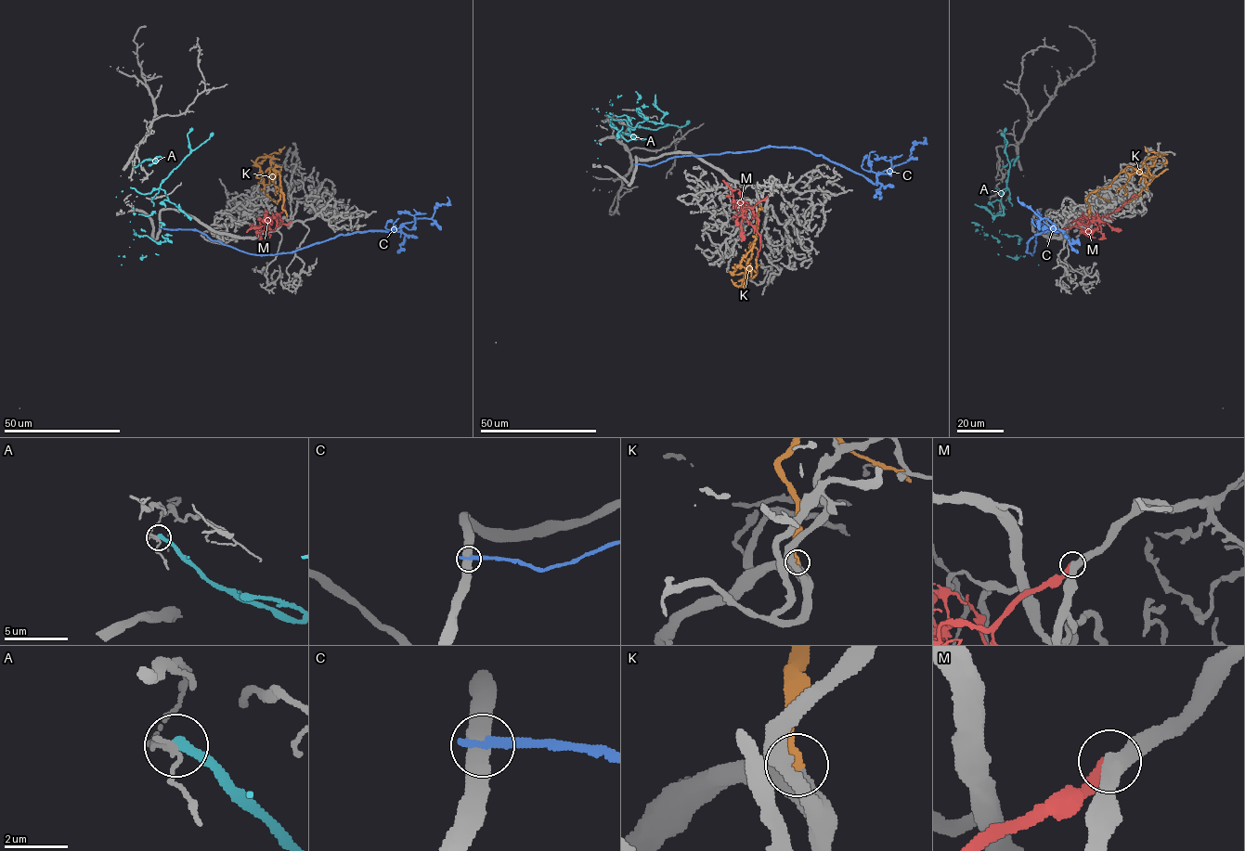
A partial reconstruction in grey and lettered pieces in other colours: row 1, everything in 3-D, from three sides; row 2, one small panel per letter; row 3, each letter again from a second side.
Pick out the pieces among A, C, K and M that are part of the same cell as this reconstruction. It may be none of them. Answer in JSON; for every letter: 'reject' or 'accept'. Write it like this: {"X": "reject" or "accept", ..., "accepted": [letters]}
{"A": "reject", "C": "reject", "K": "accept", "M": "reject", "accepted": ["K"]}

